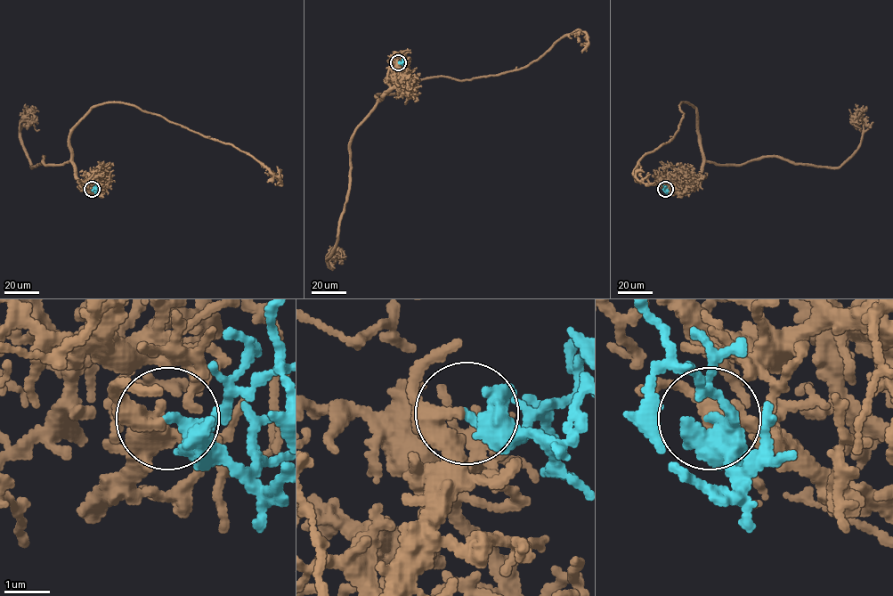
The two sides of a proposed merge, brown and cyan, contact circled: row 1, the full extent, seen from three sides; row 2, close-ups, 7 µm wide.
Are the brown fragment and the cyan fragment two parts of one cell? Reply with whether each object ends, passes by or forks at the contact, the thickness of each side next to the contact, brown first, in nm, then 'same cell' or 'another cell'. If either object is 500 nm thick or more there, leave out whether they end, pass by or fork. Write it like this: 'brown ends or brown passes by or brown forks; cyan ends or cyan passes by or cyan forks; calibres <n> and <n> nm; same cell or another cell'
brown passes by; cyan passes by; calibres 320 and 240 nm; same cell

